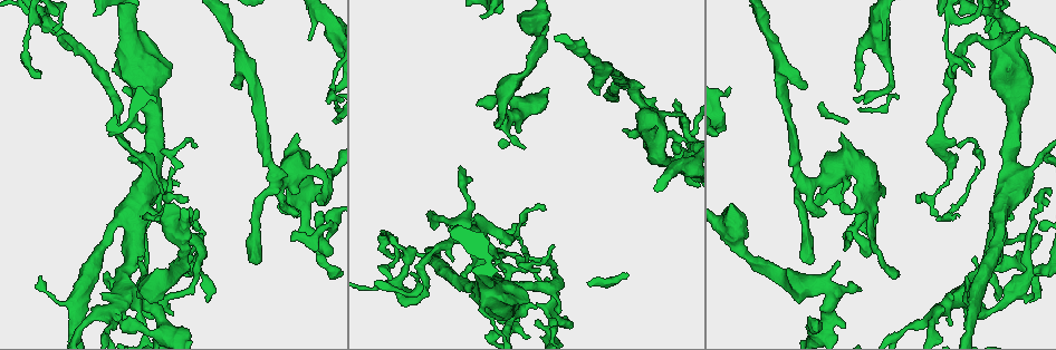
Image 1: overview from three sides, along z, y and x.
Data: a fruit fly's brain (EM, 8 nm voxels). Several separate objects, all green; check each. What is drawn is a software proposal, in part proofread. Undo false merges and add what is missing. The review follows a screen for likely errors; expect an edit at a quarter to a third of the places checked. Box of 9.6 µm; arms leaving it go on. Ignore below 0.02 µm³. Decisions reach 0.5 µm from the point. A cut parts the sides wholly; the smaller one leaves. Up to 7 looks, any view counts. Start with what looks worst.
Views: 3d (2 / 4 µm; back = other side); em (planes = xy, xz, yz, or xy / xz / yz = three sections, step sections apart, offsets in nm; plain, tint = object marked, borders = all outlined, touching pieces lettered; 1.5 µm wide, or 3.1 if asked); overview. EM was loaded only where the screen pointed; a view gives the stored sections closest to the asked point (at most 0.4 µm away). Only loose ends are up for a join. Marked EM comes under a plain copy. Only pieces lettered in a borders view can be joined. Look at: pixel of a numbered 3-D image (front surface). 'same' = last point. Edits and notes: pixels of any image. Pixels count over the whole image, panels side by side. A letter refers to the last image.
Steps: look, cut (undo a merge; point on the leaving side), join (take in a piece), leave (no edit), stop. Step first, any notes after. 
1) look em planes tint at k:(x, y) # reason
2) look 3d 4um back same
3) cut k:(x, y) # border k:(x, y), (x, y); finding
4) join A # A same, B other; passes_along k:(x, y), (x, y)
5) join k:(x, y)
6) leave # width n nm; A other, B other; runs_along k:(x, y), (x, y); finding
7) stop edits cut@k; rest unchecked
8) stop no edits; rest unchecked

look 3d 4um at 1:(524, 149) # branch stops here

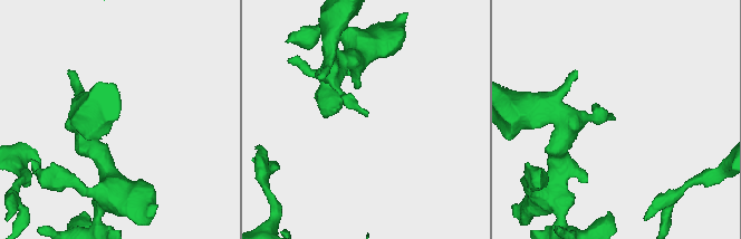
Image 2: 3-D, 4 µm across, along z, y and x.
look em planes borders at 2:(612, 118) # now the EM

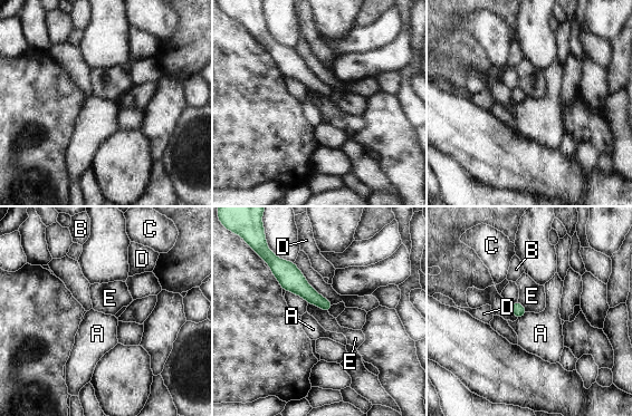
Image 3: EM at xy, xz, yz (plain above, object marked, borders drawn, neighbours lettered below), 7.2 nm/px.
leave # longest_contact E 160 nm; A other, B other, C other, D other, E other; runs_along 3:(269, 260), (313, 298), (328, 305); no lettered piece goes on from it

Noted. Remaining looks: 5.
look em xz step 8 borders at 1:(538, 258) # touches itself

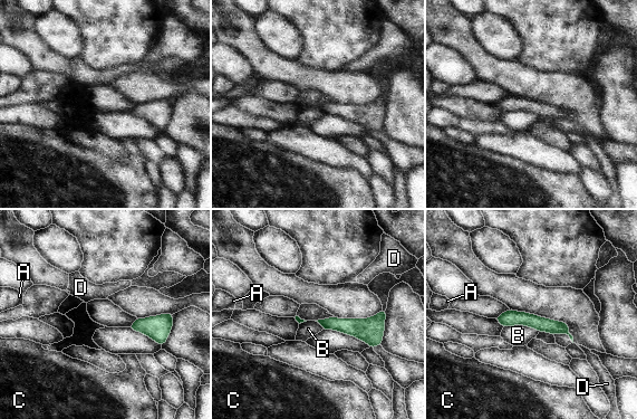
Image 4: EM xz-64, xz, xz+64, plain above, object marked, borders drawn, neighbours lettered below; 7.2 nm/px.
leave # width 100 nm; A other, B other, C other, D other; border 4:(503, 326), (528, 325), (539, 331); continuous, no second neuron

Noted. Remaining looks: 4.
look 3d 4um back at 1:(324, 183) # abrupt turn

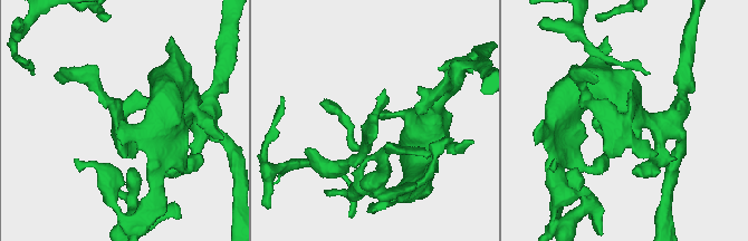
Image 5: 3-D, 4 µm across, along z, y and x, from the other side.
look em planes borders at 5:(623, 119)

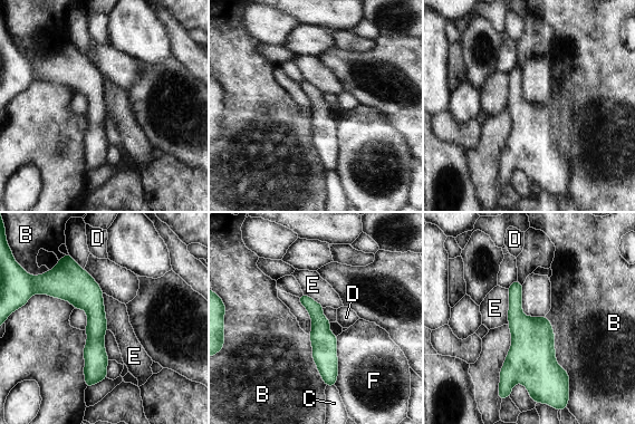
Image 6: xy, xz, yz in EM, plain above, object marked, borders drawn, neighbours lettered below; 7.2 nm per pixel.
leave # B other, C other, D other, E other, F other; runs_along 6:(73, 266), (95, 310), (88, 383); one neuron here

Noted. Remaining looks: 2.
stop no edits; rest unchecked

